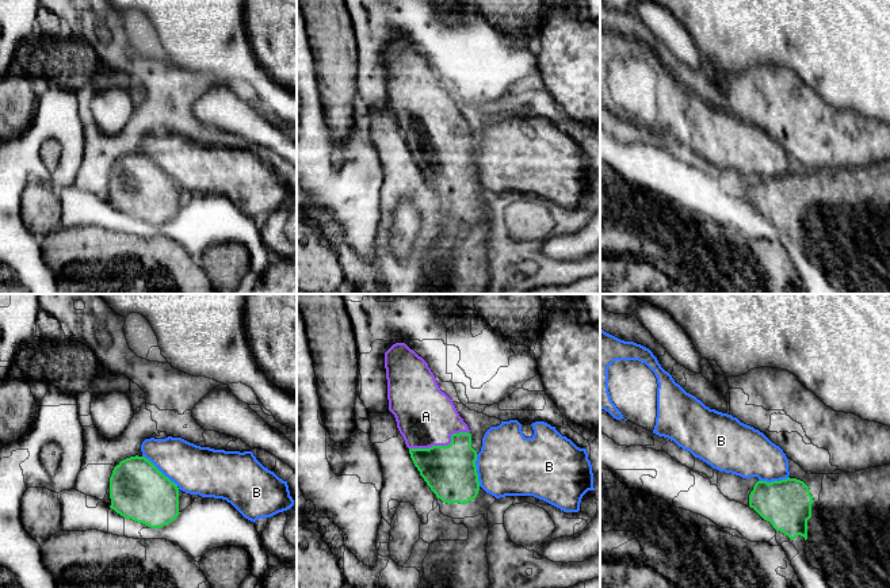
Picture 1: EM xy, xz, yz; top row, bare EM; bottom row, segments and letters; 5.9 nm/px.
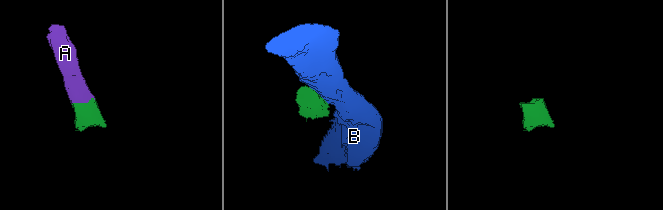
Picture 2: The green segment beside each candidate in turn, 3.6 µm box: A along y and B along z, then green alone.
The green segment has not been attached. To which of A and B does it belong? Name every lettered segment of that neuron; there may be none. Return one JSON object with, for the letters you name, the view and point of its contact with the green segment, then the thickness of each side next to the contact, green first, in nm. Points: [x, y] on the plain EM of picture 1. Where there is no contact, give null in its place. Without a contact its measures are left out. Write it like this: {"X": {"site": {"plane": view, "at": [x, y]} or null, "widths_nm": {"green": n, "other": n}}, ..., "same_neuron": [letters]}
{"A": {"site": {"plane": "xz", "at": [442, 142]}, "widths_nm": {"green": 300, "other": 360}}, "same_neuron": ["A"]}

